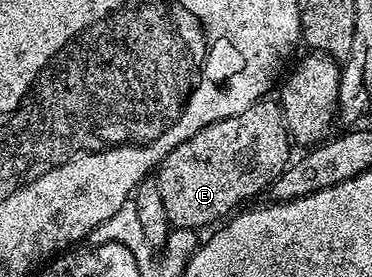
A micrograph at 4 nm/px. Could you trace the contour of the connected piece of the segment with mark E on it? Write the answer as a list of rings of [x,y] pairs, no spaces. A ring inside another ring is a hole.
[[[260,100],[252,107],[240,111],[240,115],[232,115],[196,131],[192,139],[184,139],[184,143],[180,143],[160,162],[156,169],[160,199],[164,202],[164,211],[168,211],[168,219],[173,228],[202,231],[205,225],[213,226],[221,222],[243,203],[253,202],[250,200],[257,193],[265,194],[272,182],[285,171],[292,160],[292,138],[286,128],[281,104],[277,100],[270,100]]]

